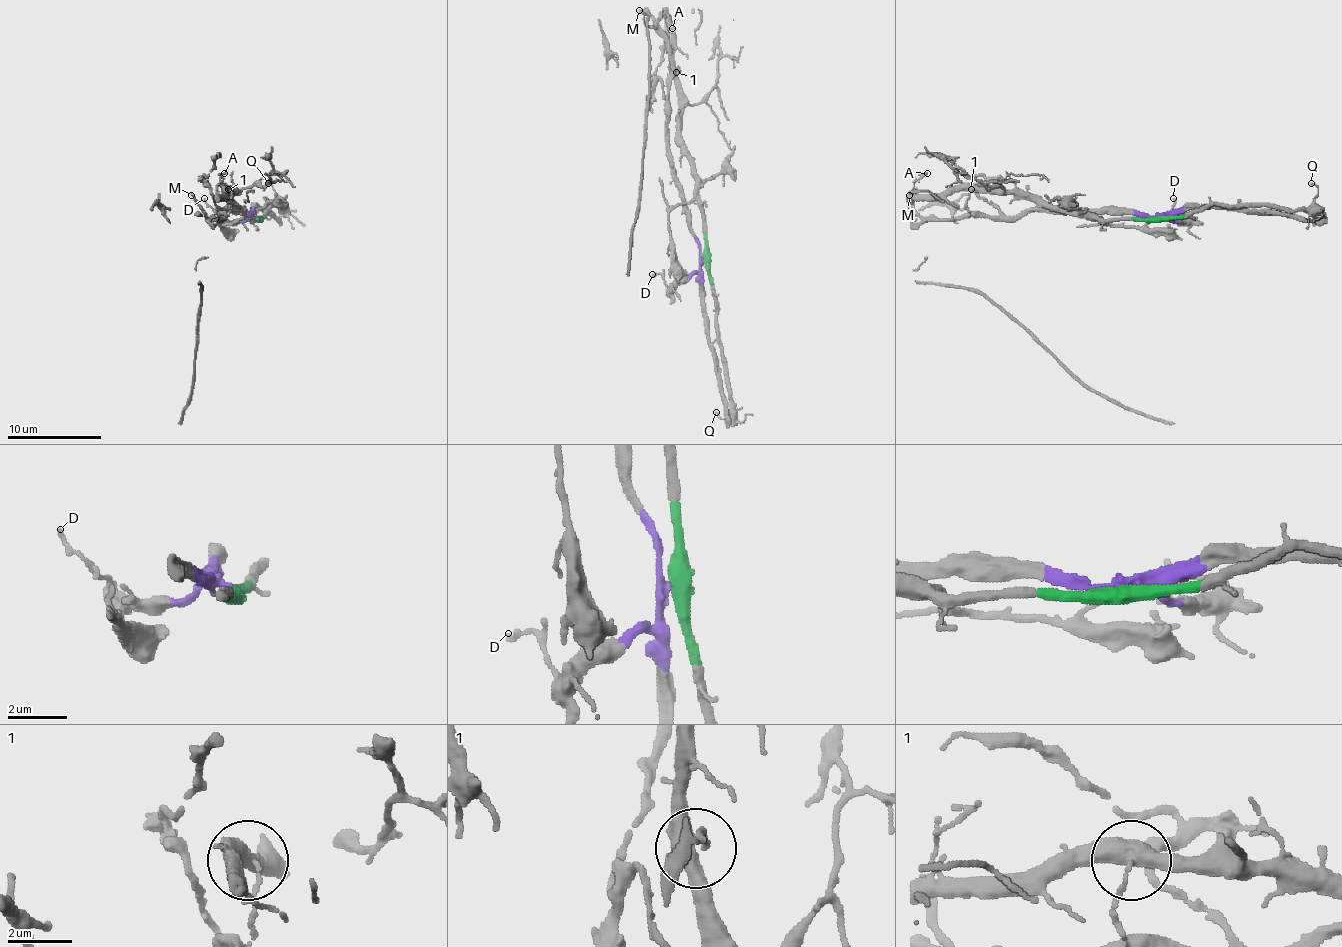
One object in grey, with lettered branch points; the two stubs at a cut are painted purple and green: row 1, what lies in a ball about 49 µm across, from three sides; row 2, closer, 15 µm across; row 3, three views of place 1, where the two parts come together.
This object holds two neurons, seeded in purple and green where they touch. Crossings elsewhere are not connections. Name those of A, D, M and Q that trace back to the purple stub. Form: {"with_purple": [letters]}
{"with_purple": ["D", "M"]}

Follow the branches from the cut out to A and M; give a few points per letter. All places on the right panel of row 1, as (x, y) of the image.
A: (1158, 215), (1102, 220), (1092, 215), (1064, 213), (1036, 199), (970, 189), (918, 194), (913, 185), (927, 173)
M: (1158, 215), (1050, 211), (1017, 215), (923, 218), (909, 194)

